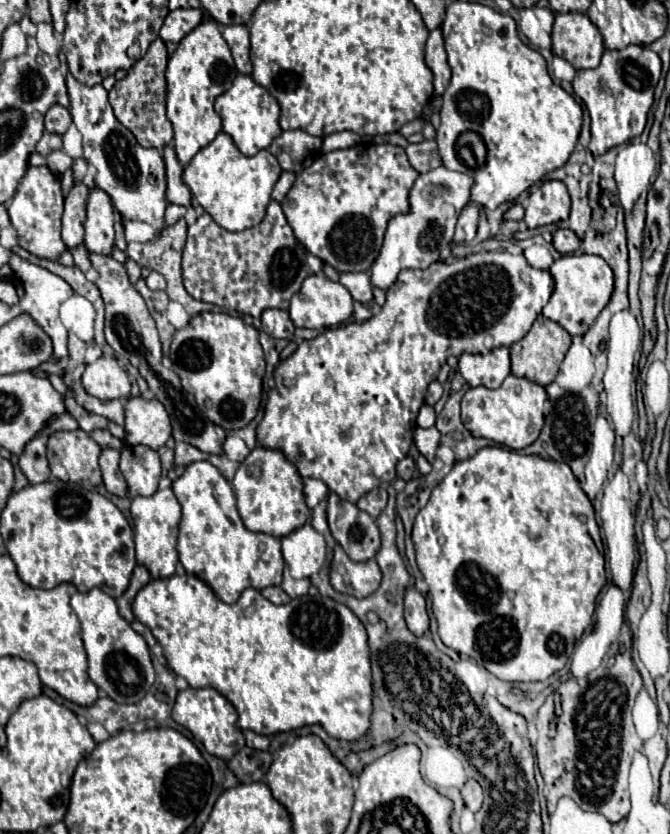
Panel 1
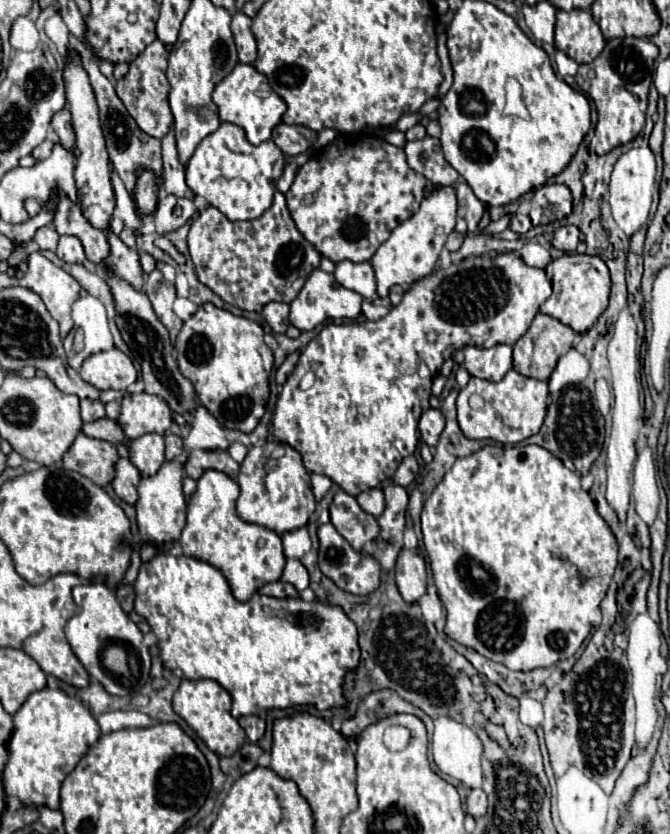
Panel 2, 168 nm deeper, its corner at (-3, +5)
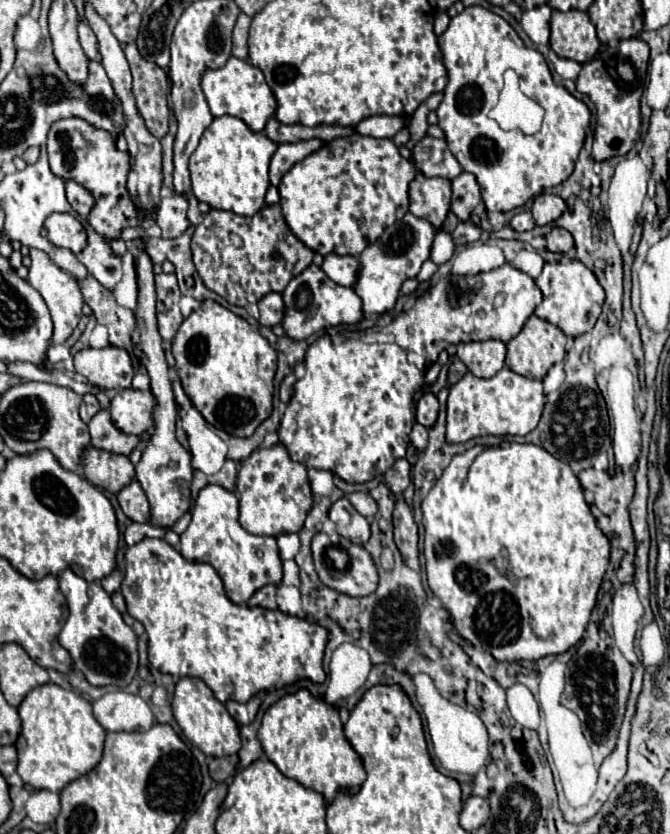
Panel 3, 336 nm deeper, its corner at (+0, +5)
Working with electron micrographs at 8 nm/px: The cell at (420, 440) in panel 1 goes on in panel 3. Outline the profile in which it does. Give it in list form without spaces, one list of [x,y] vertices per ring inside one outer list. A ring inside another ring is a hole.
[[[426,392],[420,400],[418,400],[418,406],[416,406],[416,420],[418,424],[422,424],[424,428],[430,428],[434,426],[436,418],[438,418],[438,400],[432,392]]]

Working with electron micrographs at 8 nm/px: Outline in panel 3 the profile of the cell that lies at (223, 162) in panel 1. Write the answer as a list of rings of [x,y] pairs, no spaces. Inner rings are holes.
[[[220,116],[204,130],[196,152],[190,156],[192,192],[210,208],[230,210],[240,216],[254,216],[266,206],[266,190],[270,186],[268,166],[276,152],[276,144],[264,132],[252,132],[240,118]]]

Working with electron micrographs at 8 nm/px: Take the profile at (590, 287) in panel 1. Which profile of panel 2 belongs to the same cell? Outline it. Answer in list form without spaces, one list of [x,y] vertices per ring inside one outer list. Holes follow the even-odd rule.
[[[563,254],[561,258],[551,262],[549,278],[553,284],[553,294],[541,306],[541,312],[557,318],[559,322],[567,324],[569,328],[573,328],[579,334],[591,330],[595,326],[597,318],[603,314],[603,310],[609,304],[611,278],[609,278],[609,270],[607,270],[605,262],[599,256]]]

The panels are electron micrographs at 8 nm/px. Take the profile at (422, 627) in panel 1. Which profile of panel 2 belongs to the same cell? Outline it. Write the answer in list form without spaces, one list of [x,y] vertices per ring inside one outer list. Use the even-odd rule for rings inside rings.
[[[403,548],[395,564],[395,580],[407,602],[417,602],[425,594],[425,560],[417,550]]]

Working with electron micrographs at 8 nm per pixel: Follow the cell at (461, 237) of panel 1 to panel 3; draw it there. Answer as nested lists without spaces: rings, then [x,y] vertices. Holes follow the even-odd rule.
[[[462,172],[458,178],[452,180],[450,210],[460,222],[468,222],[478,204],[482,204],[482,196],[480,196],[480,188],[476,184],[476,178],[468,172]]]

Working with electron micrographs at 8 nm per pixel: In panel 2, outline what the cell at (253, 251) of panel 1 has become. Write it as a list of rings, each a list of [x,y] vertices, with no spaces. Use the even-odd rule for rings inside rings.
[[[281,192],[275,194],[275,200],[269,210],[265,210],[259,218],[247,220],[247,222],[231,222],[215,206],[207,206],[199,214],[199,218],[191,222],[187,245],[199,280],[207,284],[217,296],[221,296],[223,302],[249,312],[261,312],[261,308],[267,302],[289,304],[303,288],[309,274],[315,268],[319,268],[319,260],[321,260],[321,254],[303,238],[303,234],[297,230],[295,222],[291,220],[291,214],[285,204],[285,196]]]

